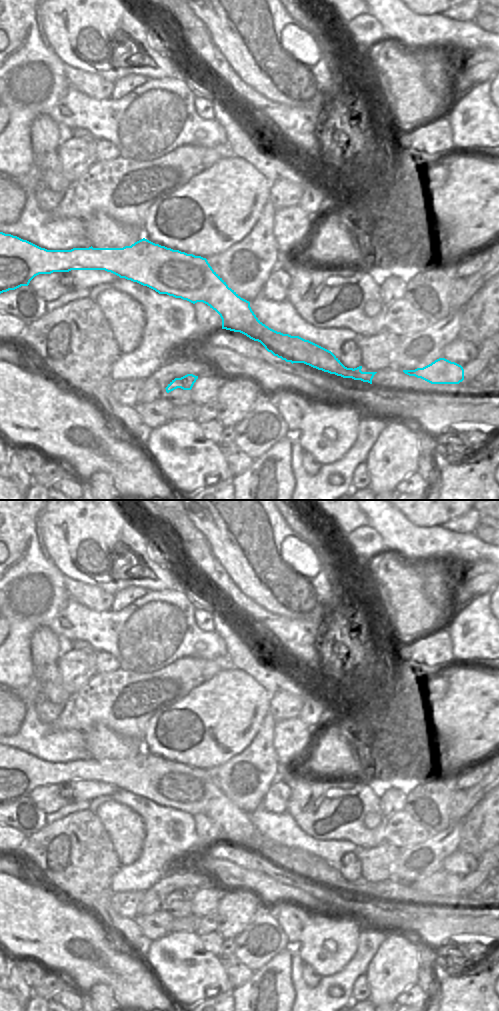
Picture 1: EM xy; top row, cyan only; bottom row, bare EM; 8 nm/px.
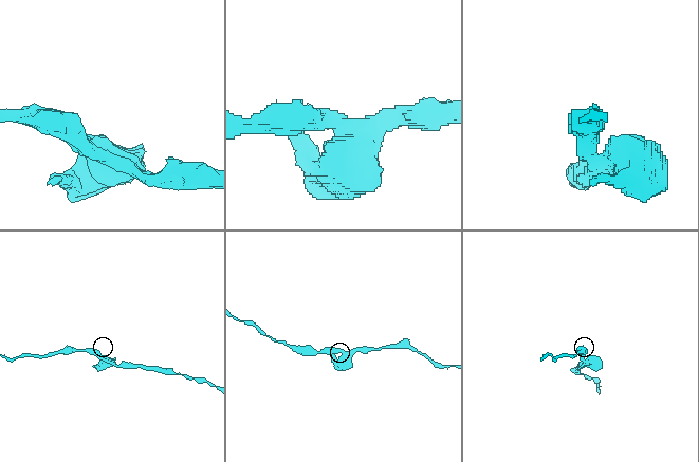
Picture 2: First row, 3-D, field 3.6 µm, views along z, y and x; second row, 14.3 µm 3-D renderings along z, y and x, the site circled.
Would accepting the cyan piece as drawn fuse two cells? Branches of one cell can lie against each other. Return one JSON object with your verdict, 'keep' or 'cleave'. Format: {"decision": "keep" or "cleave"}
{"decision": "cleave"}

